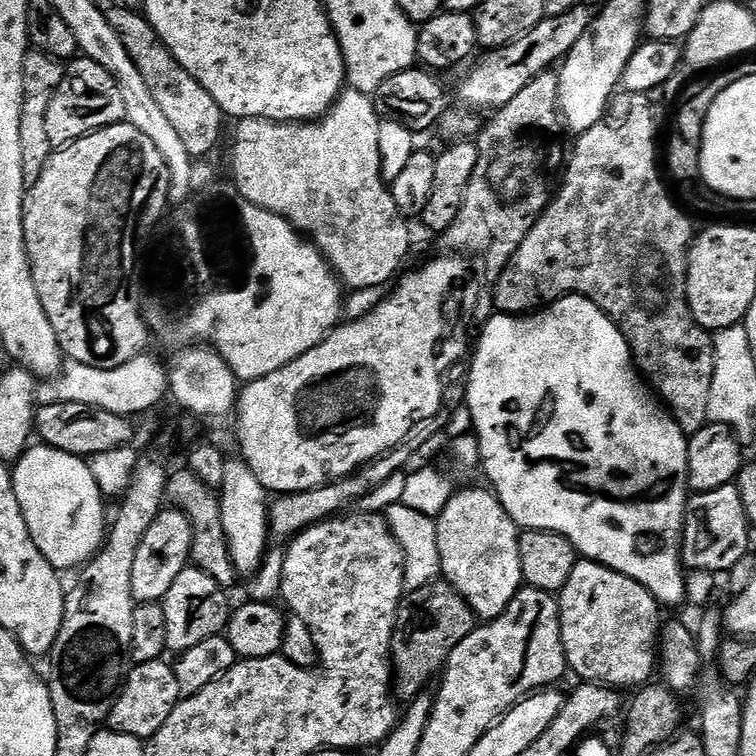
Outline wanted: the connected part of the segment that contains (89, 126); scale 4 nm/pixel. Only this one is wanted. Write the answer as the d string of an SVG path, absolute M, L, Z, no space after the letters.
M76 58L65 67L62 86L54 90L54 98L50 98L50 110L46 110L46 134L50 137L53 149L59 150L72 144L75 140L81 140L91 132L97 132L103 128L109 128L115 124L126 121L126 101L122 99L122 90L118 90L118 82L98 62L87 58Z

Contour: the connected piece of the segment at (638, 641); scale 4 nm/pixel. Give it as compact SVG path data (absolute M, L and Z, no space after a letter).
M584 558L558 593L558 603L564 653L569 669L576 671L581 681L636 690L653 679L658 668L662 608L638 582Z

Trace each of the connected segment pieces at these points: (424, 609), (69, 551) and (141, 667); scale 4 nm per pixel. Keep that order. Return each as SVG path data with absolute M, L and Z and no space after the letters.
M438 578L424 587L407 591L396 611L395 633L391 640L393 697L400 702L411 702L421 695L427 689L426 684L443 671L454 647L468 637L475 627L476 617L472 608L448 581Z
M45 444L31 445L13 467L12 481L27 530L57 571L83 567L97 555L107 538L108 513L92 467L83 457Z
M161 658L154 662L142 662L135 665L129 672L124 689L110 710L106 724L111 731L118 734L130 734L145 742L151 740L162 726L166 726L166 718L176 709L182 697L178 690L176 669L167 659Z

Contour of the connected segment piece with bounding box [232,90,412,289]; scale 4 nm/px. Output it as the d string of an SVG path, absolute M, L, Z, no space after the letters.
M345 90L340 93L339 98L337 98L335 104L332 105L332 108L319 122L281 122L279 120L263 120L262 118L246 118L245 120L239 121L235 126L236 128L236 145L232 148L232 172L234 175L234 181L237 186L237 190L241 193L241 195L248 199L250 202L254 204L257 208L265 208L267 211L272 211L274 216L281 216L281 218L288 224L291 224L293 228L296 229L297 232L303 234L311 243L315 244L317 248L319 248L320 253L324 256L325 260L328 261L328 264L332 267L333 272L336 273L341 285L345 289L348 288L380 288L384 283L387 282L388 279L391 278L392 275L395 277L397 273L401 271L400 267L404 264L404 259L408 256L408 251L412 248L412 236L408 233L408 224L409 221L402 215L402 213L398 210L398 206L394 202L394 198L392 197L391 187L386 183L383 174L380 173L380 151L378 150L378 130L380 129L380 121L382 117L379 112L376 110L376 101L373 99L371 95L366 93L357 92L353 90Z

